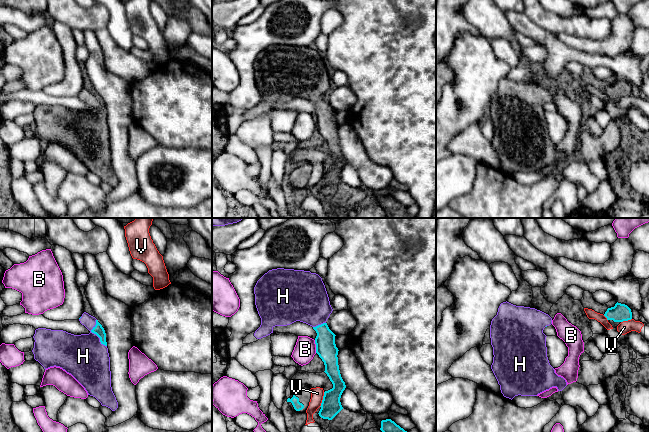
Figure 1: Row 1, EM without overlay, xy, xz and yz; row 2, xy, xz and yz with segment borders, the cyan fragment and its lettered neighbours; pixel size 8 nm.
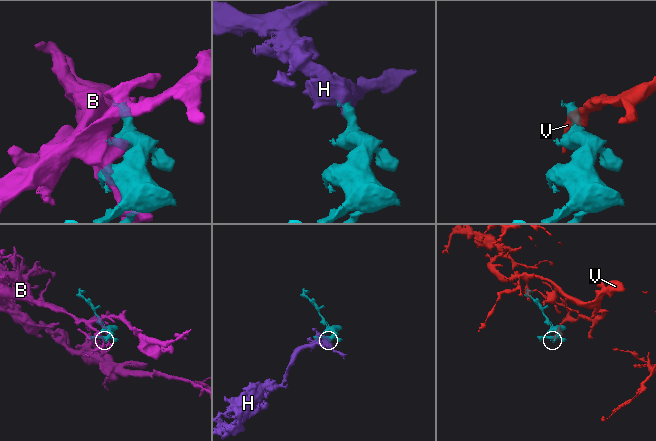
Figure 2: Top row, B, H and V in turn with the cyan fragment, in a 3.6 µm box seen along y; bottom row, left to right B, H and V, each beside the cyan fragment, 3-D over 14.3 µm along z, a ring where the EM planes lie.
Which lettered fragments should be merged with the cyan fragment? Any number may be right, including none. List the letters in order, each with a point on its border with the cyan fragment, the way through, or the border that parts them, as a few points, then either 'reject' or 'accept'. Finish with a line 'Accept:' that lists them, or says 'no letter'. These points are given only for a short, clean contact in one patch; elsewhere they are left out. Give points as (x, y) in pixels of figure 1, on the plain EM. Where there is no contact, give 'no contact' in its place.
B: meets cyan in xz at (316, 122); reject
H: meets cyan in xy at (94, 109); runs through xy (98, 105), (94, 109), (94, 121), (83, 132); accept
V: meets cyan in xz at (323, 175); reject
Accept: H

